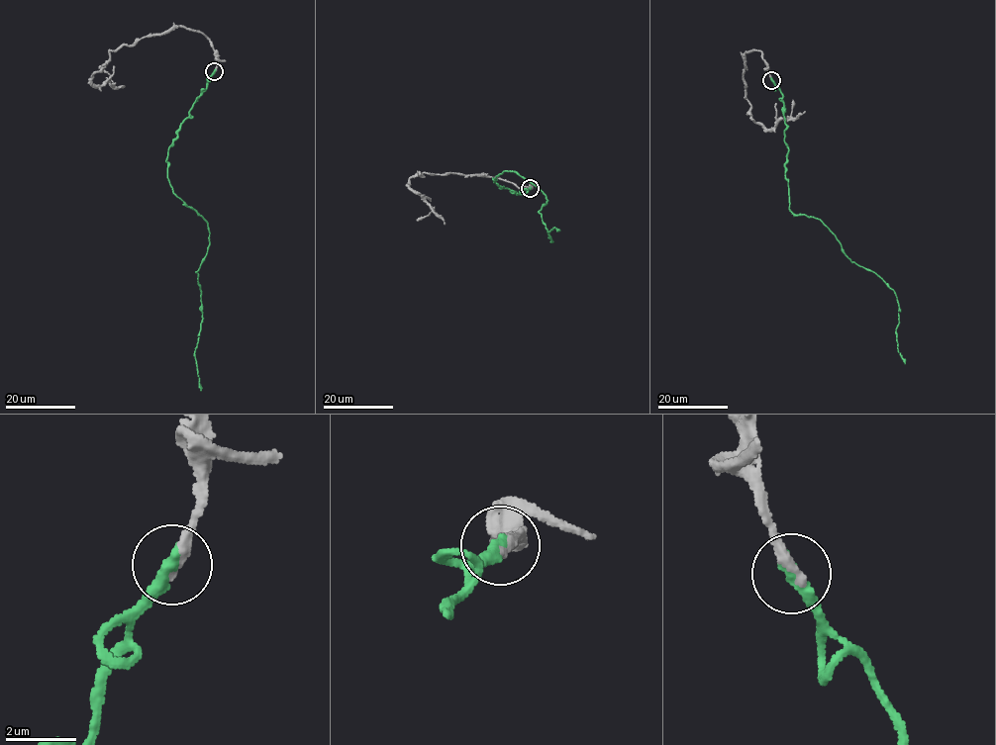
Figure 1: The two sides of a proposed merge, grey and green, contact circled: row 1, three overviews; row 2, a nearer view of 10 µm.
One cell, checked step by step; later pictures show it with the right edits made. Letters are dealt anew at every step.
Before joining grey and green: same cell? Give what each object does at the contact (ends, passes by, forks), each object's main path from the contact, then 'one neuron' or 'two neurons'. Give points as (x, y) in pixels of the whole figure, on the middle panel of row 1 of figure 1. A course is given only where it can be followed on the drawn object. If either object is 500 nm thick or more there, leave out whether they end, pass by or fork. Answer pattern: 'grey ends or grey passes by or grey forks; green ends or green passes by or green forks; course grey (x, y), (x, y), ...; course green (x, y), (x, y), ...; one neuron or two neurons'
grey ends; green ends; course grey (531, 188), (474, 175), (414, 175), (409, 187), (432, 210), (416, 221); course green (530, 188), (493, 181), (514, 171), (533, 183), (551, 241), (559, 230); one neuron

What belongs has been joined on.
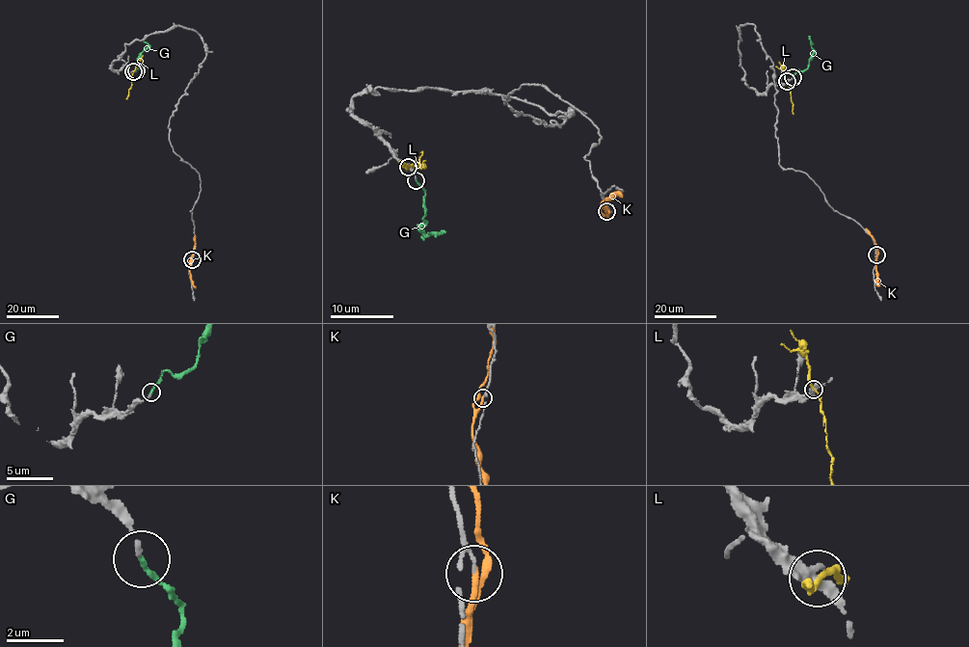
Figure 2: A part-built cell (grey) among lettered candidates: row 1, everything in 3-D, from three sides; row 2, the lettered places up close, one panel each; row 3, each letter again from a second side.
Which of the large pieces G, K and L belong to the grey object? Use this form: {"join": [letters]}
{"join": ["G"]}

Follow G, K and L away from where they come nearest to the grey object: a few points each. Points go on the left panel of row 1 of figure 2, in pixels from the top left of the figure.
G: (137, 70), (140, 67), (140, 54), (148, 46), (143, 40)
K: (192, 259), (189, 272), (196, 288)
L: (133, 71), (125, 98)

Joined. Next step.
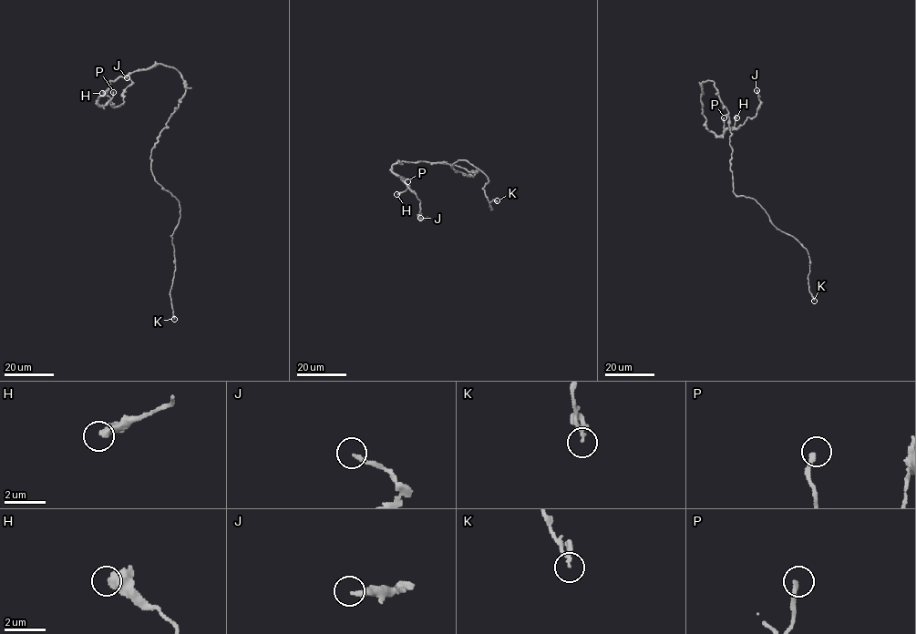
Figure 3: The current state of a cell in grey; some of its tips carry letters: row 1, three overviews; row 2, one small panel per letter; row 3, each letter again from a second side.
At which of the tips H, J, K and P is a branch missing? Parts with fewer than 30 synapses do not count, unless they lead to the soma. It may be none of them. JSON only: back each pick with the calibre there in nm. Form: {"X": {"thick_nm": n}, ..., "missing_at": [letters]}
{"missing_at": []}

